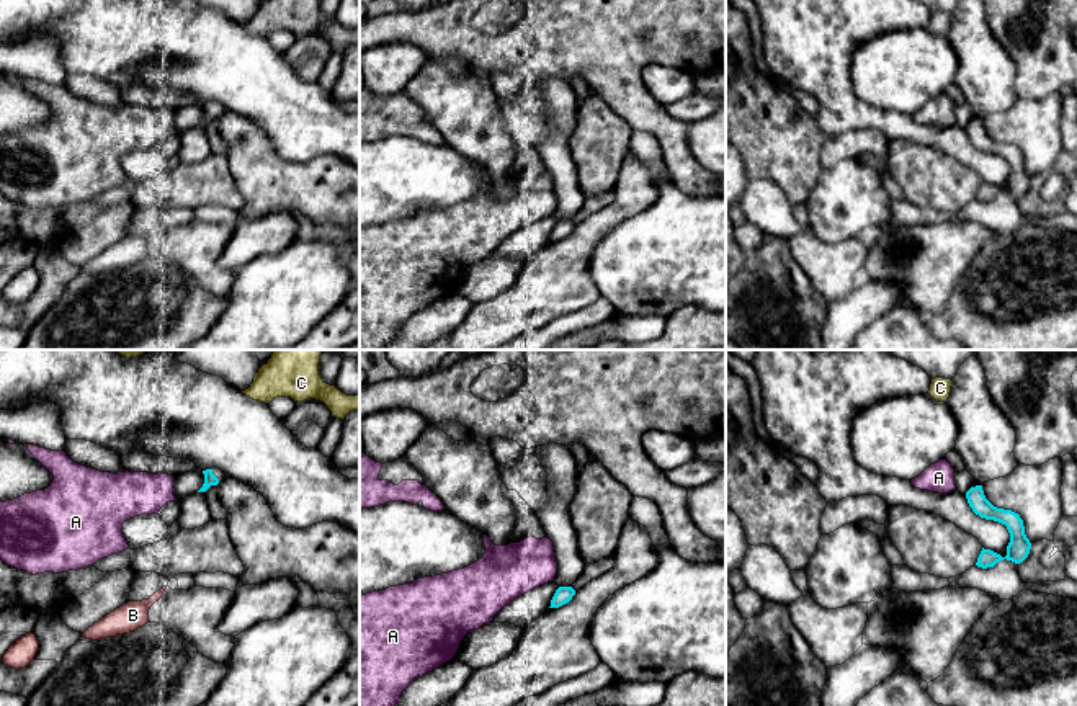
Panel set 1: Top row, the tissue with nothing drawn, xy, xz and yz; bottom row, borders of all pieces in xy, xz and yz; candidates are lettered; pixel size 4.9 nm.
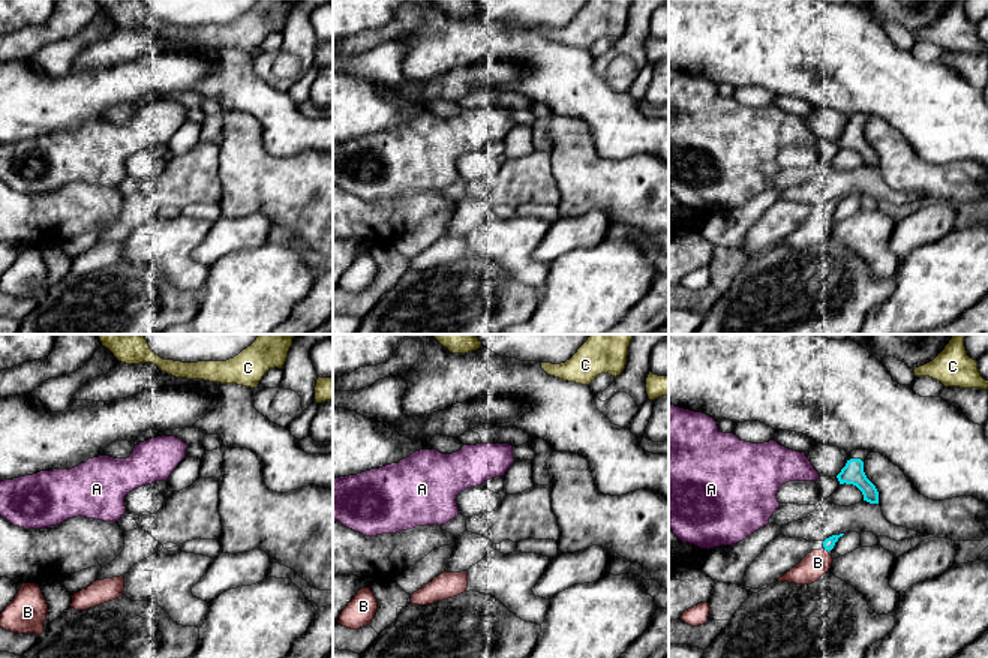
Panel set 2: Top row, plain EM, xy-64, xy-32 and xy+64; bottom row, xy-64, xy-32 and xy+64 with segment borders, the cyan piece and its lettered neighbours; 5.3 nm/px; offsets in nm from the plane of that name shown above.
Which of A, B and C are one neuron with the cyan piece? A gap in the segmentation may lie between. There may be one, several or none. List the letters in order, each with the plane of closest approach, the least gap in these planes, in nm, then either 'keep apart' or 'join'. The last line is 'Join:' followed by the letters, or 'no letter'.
A: xz | 50 nm | keep apart
B: xy | 500 nm | join
C: xy | 400 nm | keep apart
Join: B

